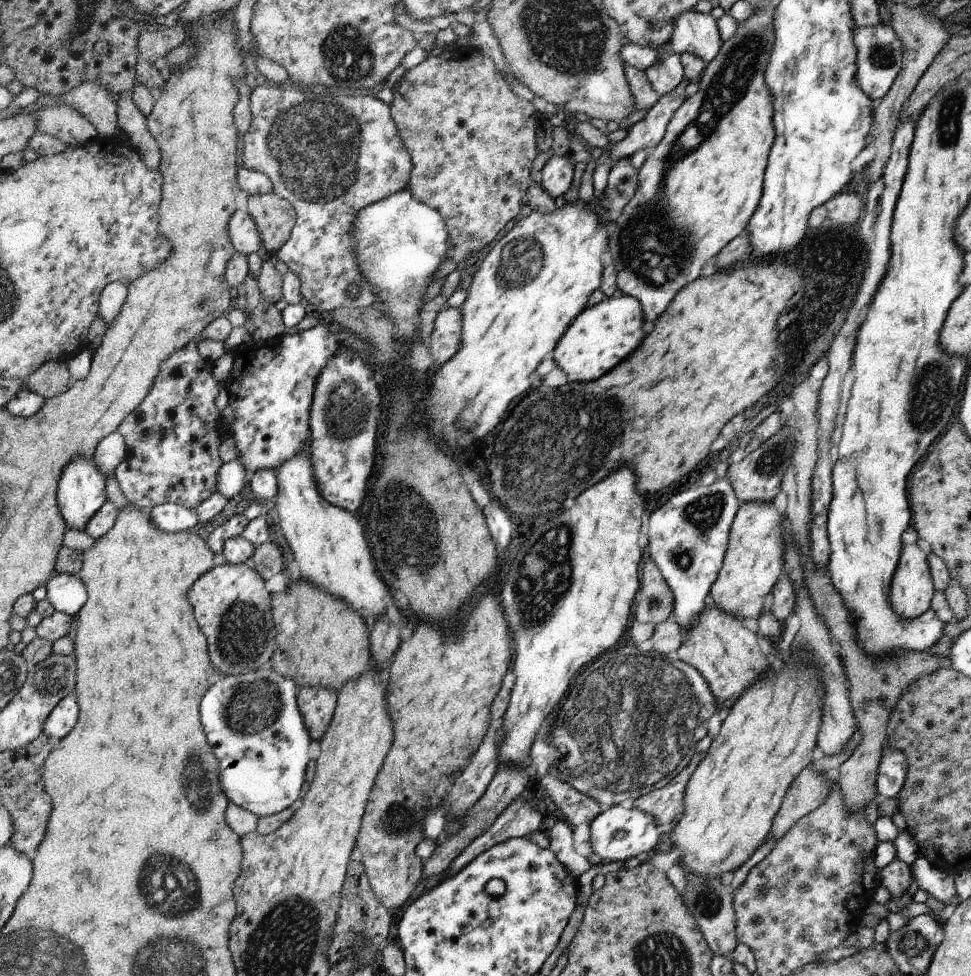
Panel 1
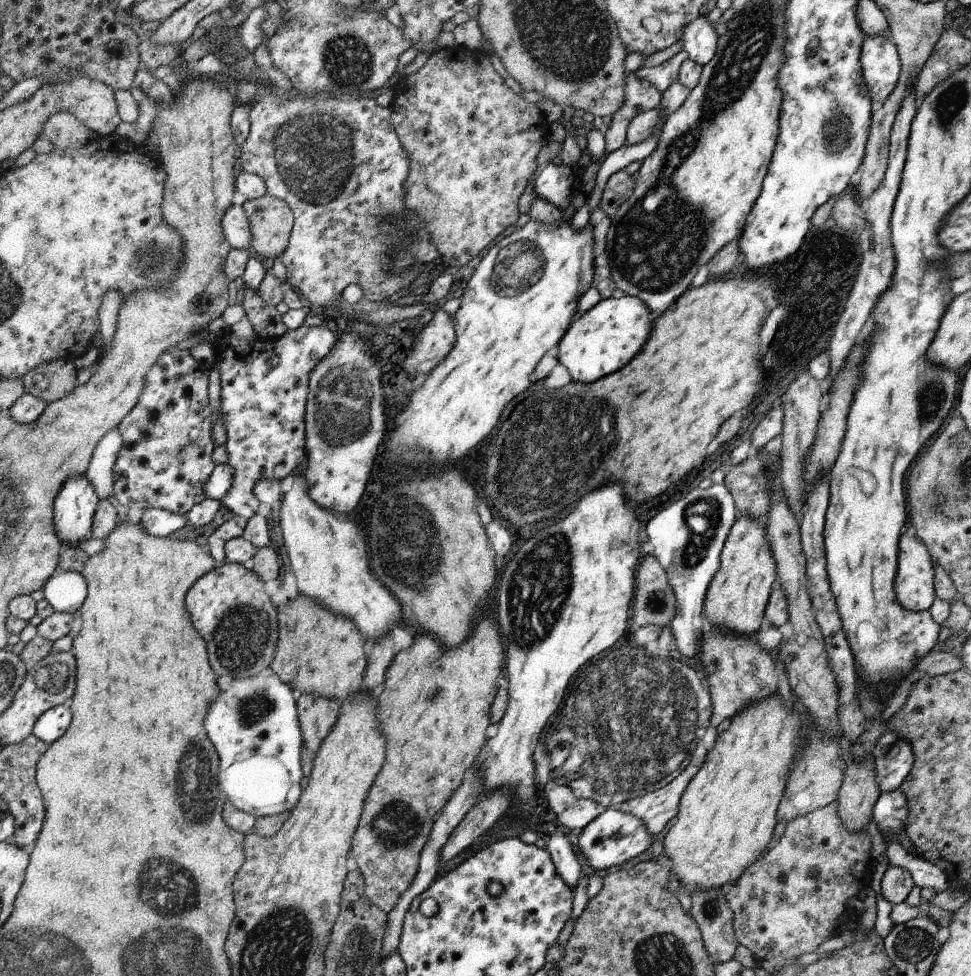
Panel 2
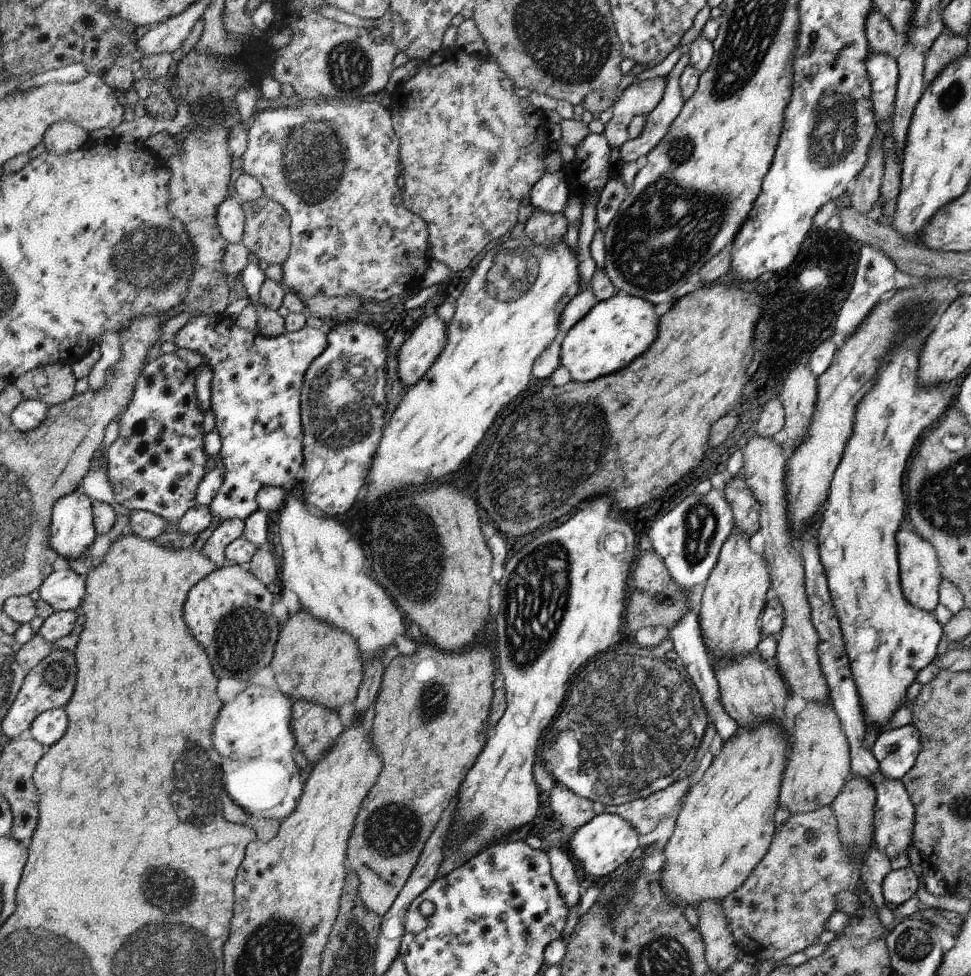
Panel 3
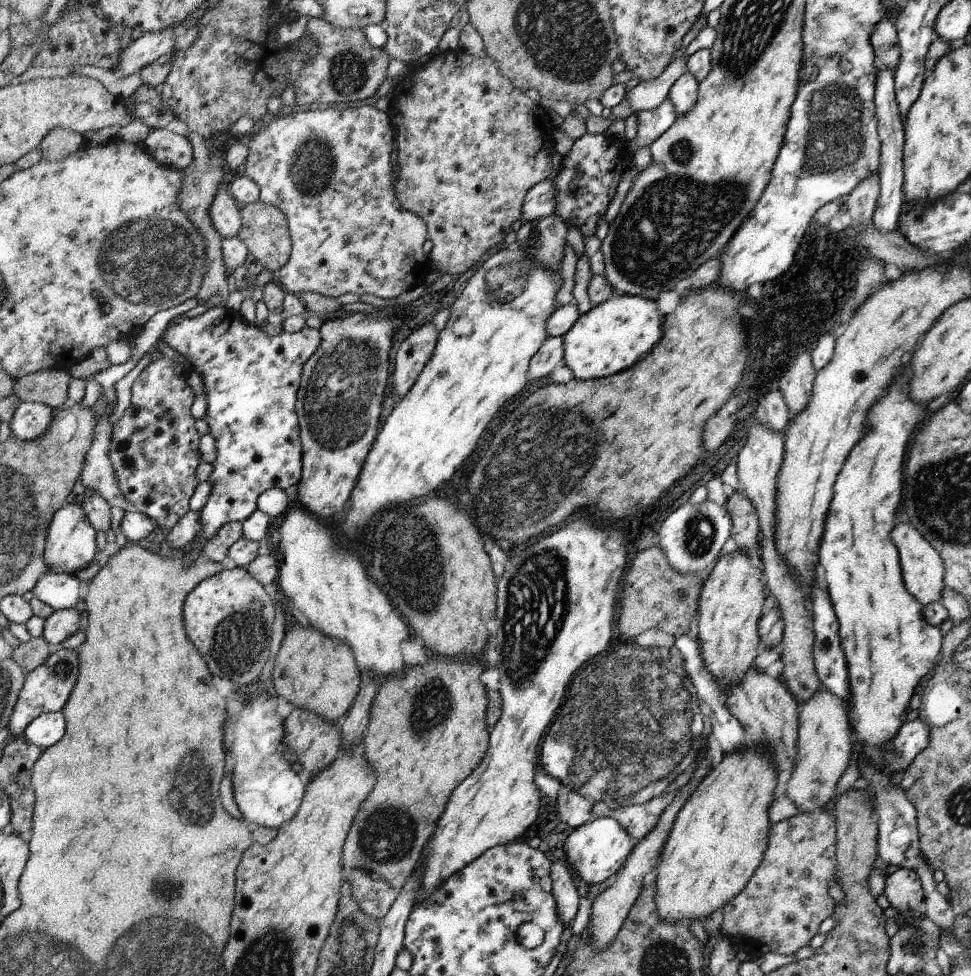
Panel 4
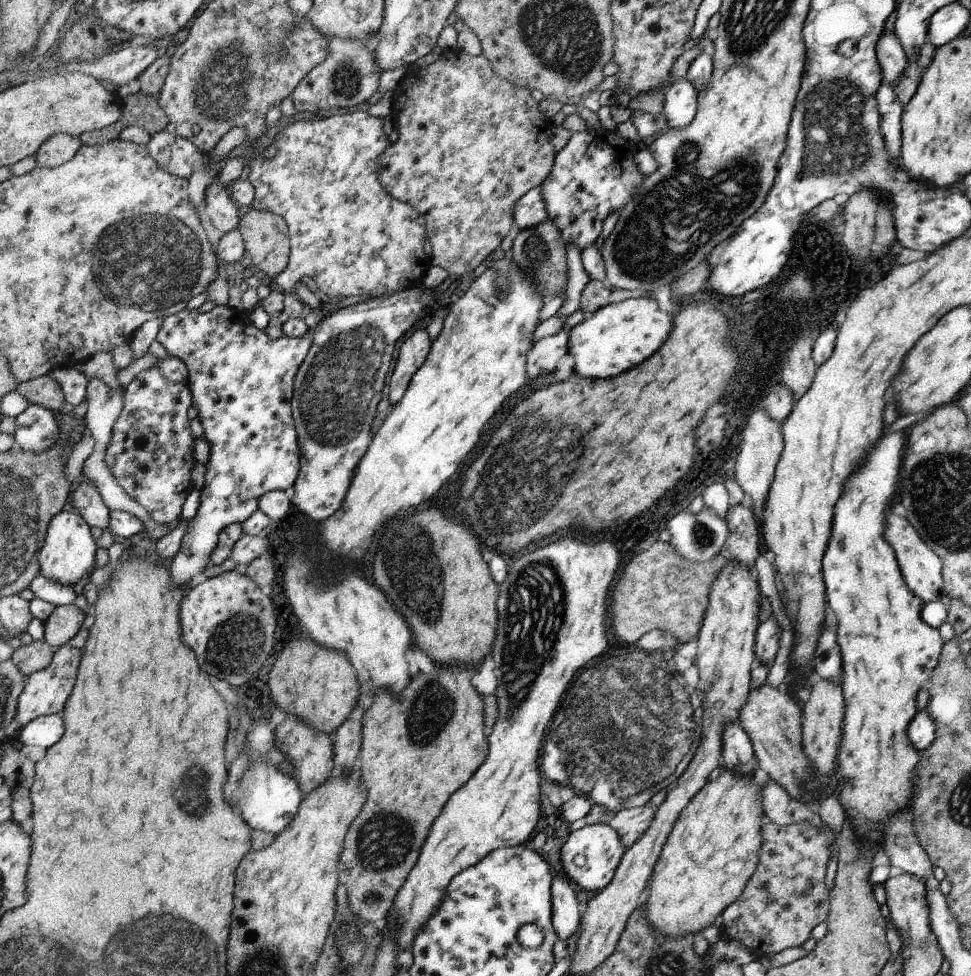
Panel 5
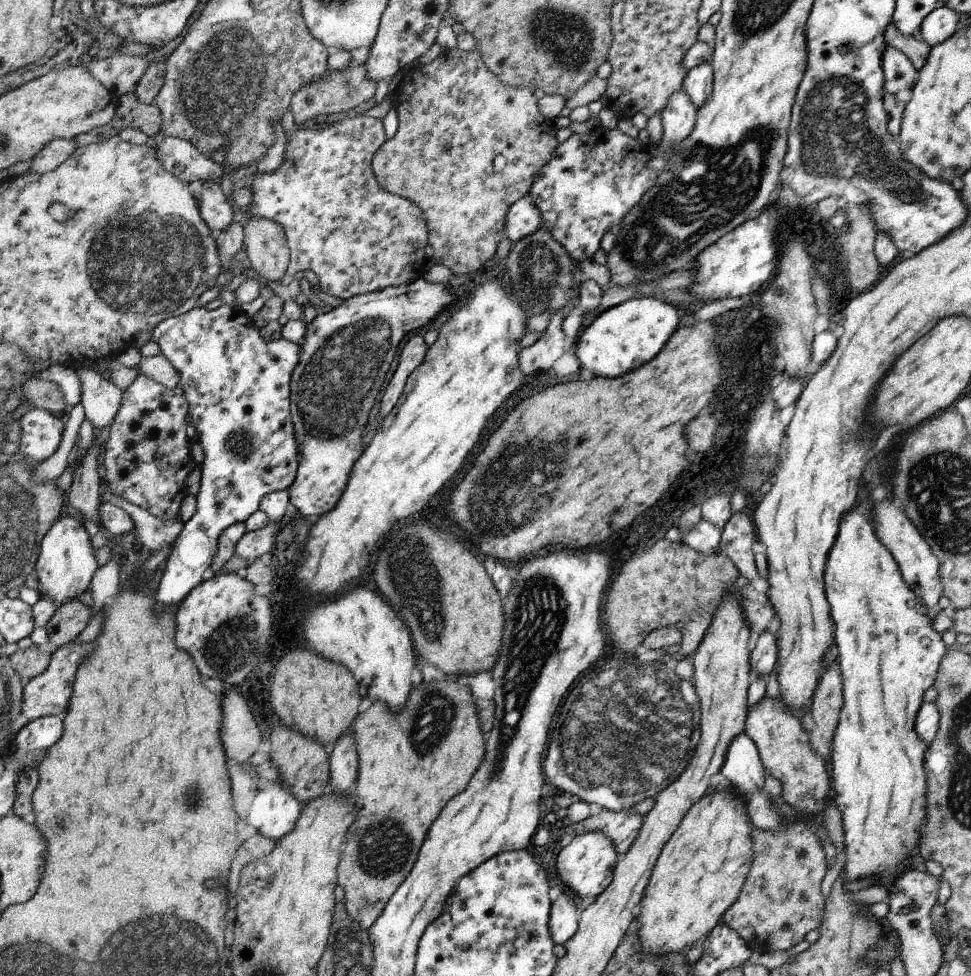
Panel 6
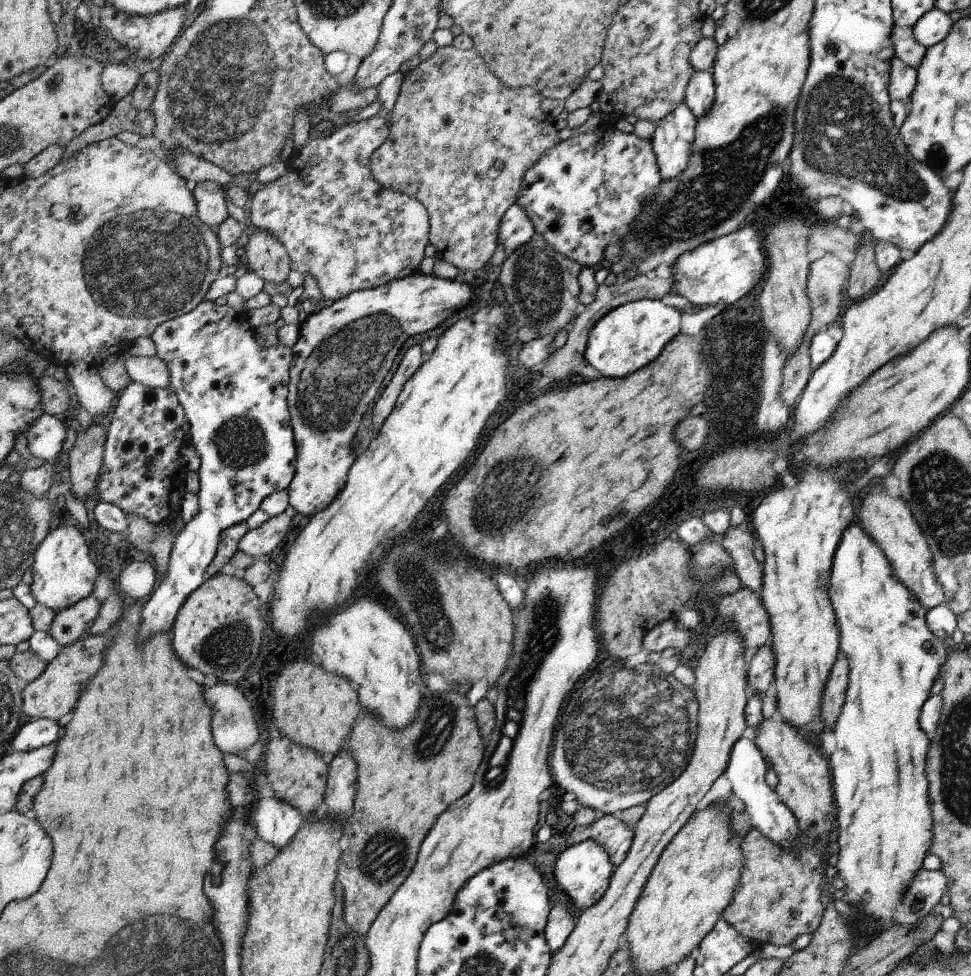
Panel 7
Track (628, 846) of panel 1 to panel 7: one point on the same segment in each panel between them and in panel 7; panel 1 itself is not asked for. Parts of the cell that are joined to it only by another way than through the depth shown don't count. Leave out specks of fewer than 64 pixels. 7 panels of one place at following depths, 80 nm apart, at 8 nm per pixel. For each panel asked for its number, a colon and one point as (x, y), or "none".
2: (614, 837)
3: (604, 846)
4: (596, 850)
5: (590, 855)
6: (586, 863)
7: (583, 872)

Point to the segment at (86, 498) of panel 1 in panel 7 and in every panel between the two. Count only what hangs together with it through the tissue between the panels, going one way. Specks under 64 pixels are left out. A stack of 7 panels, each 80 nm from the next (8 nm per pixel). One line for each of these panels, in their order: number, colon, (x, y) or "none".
2: (76, 508)
3: (74, 532)
4: (72, 546)
5: (69, 557)
6: (68, 563)
7: (64, 573)

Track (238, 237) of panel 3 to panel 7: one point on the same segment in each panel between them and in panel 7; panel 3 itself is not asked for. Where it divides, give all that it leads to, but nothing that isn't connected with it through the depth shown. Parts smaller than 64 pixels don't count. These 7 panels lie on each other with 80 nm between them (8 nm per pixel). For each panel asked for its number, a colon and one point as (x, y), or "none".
4: (225, 213)
5: (223, 212)
6: (216, 210)
7: (210, 200)

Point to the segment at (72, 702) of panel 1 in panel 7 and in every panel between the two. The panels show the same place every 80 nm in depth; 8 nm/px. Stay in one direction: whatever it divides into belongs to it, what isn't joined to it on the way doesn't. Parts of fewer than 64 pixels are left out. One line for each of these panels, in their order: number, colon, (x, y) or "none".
2: (51, 727)
3: (49, 728)
4: (47, 730)
5: (47, 731)
6: (42, 734)
7: (35, 733)

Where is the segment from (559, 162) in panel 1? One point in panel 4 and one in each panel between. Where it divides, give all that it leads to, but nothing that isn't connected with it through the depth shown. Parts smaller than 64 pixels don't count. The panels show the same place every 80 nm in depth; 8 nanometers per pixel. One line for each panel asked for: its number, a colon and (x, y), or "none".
2: (554, 184)
3: (551, 194)
4: (541, 201)

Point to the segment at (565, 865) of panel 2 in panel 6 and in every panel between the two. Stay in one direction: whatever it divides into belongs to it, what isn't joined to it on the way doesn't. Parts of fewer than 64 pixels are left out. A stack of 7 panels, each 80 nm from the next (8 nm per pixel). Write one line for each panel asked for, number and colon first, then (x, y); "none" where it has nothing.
3: (564, 874)
4: (566, 895)
5: (566, 918)
6: (564, 919)

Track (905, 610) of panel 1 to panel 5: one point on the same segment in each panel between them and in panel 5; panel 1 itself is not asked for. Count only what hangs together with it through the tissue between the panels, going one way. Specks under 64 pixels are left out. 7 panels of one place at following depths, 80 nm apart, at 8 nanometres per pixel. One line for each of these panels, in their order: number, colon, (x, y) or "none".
2: (916, 580)
3: (921, 575)
4: (924, 569)
5: (923, 569)

